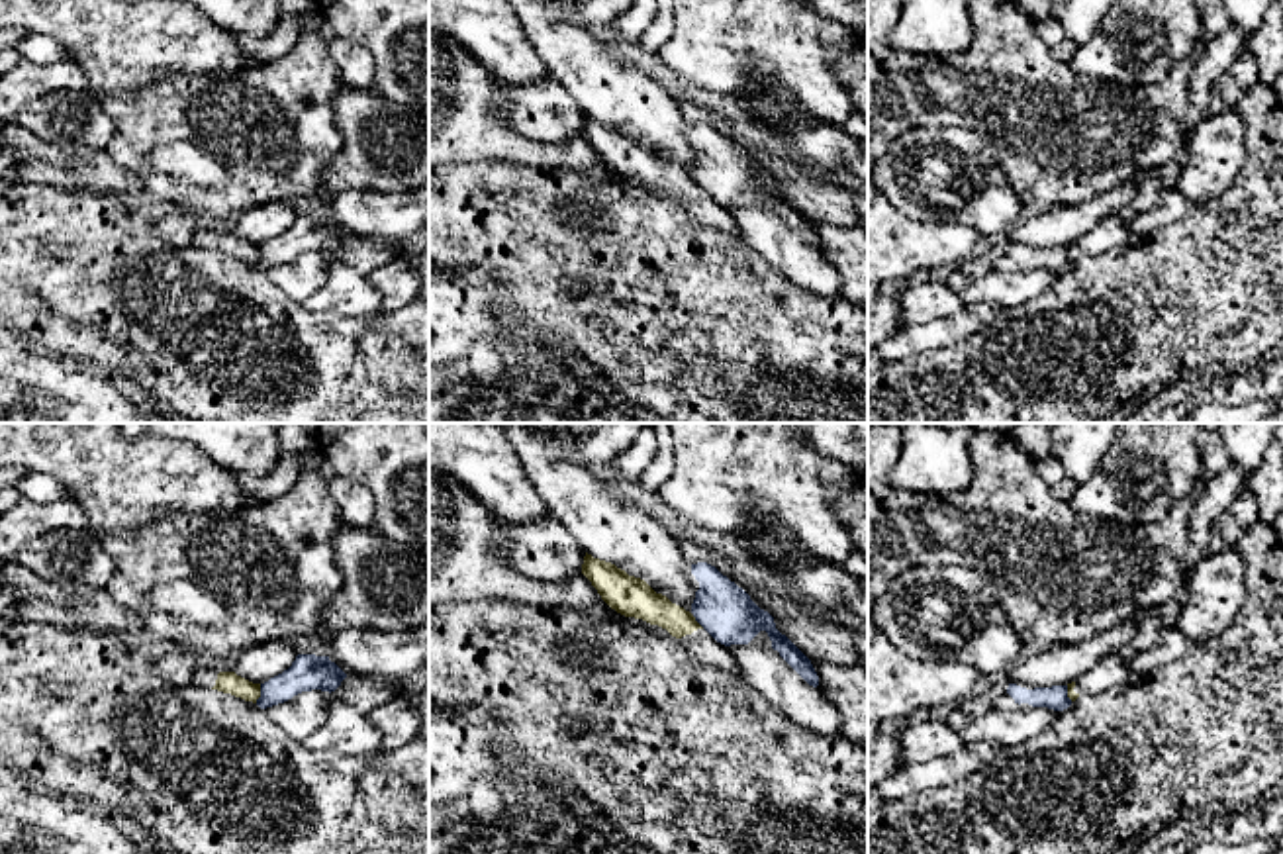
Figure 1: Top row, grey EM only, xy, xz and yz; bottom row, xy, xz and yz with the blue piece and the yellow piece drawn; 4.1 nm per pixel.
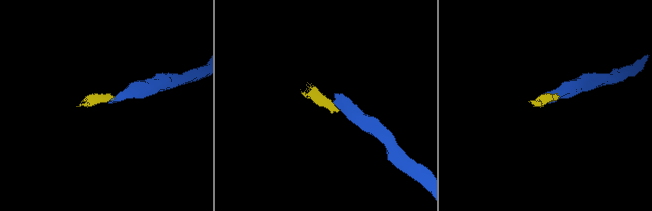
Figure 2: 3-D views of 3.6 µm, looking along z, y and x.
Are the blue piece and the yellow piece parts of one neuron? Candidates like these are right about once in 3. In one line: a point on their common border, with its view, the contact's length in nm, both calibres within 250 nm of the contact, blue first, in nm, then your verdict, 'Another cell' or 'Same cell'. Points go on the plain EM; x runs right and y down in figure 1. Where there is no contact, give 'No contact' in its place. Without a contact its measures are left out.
Touches blue at xy (261, 255). Shared border 80 nm. Thickness 150 nm (blue) against 90 nm. Another cell

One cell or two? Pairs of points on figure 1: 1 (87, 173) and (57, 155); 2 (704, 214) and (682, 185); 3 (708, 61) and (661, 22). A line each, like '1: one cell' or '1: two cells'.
1: one cell
2: one cell
3: two cells

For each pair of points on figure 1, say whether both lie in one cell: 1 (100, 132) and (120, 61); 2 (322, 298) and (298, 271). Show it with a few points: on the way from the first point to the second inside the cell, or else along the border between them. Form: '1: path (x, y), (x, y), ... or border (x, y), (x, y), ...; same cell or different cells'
1: border (89, 91), (96, 100); different cells
2: border (333, 263), (328, 279), (302, 304); different cells

